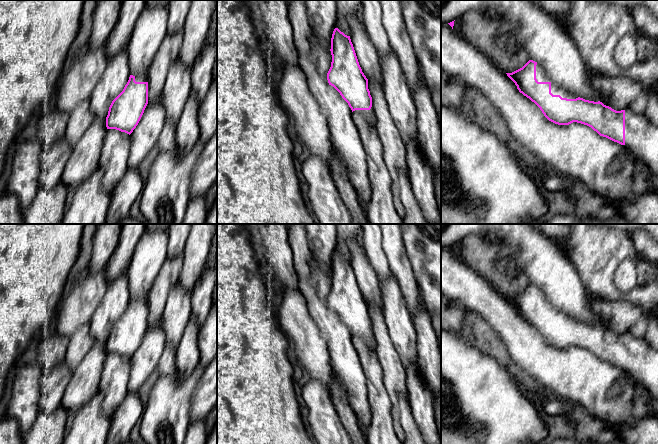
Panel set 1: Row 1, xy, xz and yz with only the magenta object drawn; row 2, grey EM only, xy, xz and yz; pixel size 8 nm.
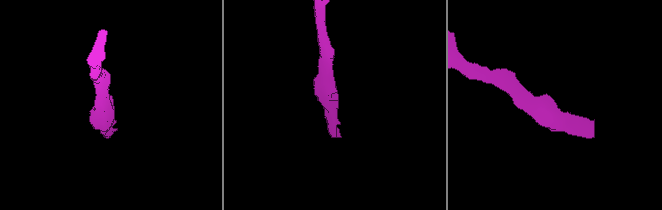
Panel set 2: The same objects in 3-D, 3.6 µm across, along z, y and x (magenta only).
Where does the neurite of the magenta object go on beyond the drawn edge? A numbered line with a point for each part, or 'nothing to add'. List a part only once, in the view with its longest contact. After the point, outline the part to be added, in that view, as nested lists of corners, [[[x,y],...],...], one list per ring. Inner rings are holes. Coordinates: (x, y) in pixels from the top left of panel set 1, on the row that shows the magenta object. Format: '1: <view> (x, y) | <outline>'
1: yz (541, 76) | [[[537,63],[536,65],[536,79],[538,82],[550,82],[551,83],[551,93],[553,95],[560,95],[562,98],[576,99],[578,98],[574,94],[570,93],[568,90],[561,88],[554,84],[550,78],[546,75],[543,67]]]

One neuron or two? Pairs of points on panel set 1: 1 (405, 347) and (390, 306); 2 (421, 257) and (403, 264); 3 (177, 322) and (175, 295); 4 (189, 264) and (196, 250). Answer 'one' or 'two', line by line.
1: one
2: two
3: one
4: one

